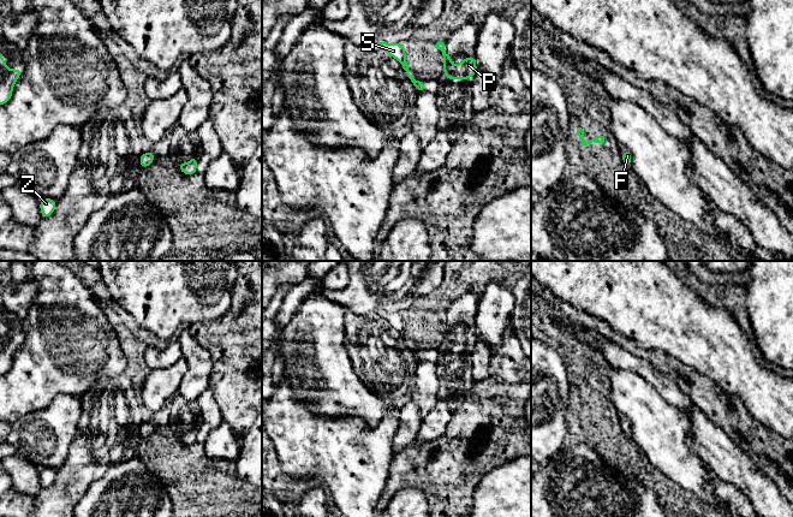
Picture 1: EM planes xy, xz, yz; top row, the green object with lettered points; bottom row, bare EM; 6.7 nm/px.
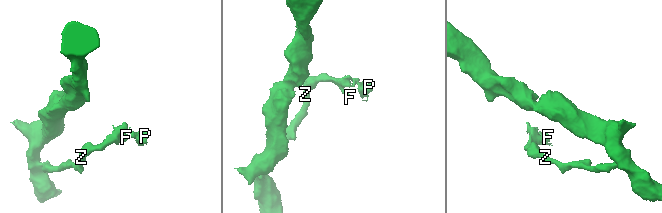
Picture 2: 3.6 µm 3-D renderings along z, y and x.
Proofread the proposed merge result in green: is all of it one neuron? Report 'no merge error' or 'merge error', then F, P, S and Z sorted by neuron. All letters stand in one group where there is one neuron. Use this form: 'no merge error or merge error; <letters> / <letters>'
no merge error; F P S Z

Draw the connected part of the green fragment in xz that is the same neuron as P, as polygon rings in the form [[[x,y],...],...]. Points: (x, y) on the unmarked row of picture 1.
[[[437,311],[435,314],[435,317],[440,319],[443,325],[442,334],[443,334],[445,347],[452,350],[457,349],[465,350],[476,344],[477,341],[476,325],[466,326],[458,335],[454,335],[452,333],[453,326],[446,322],[443,311]]]

